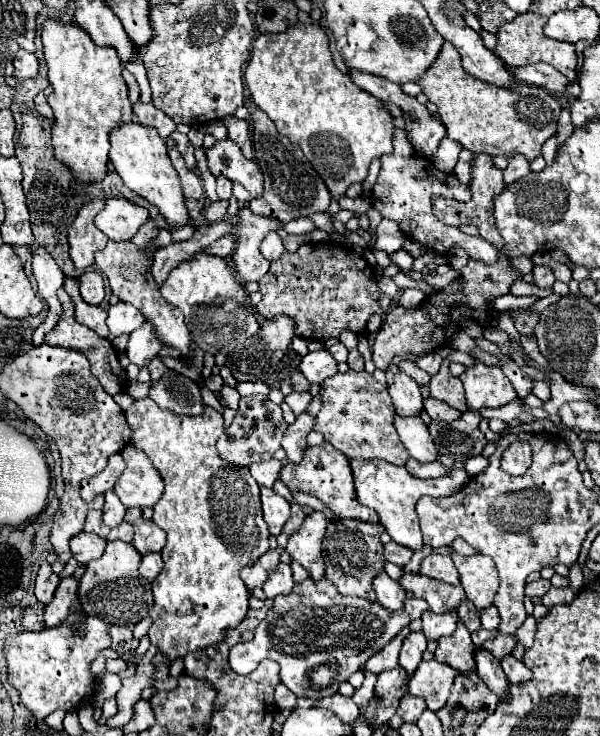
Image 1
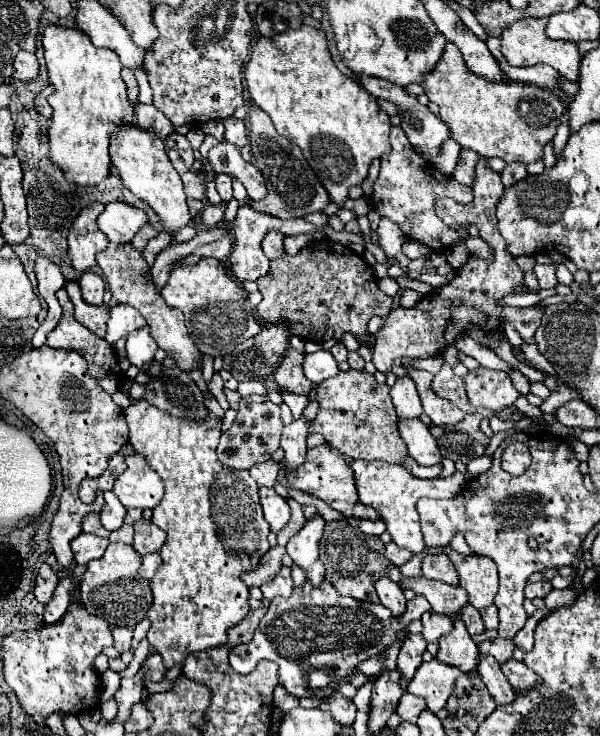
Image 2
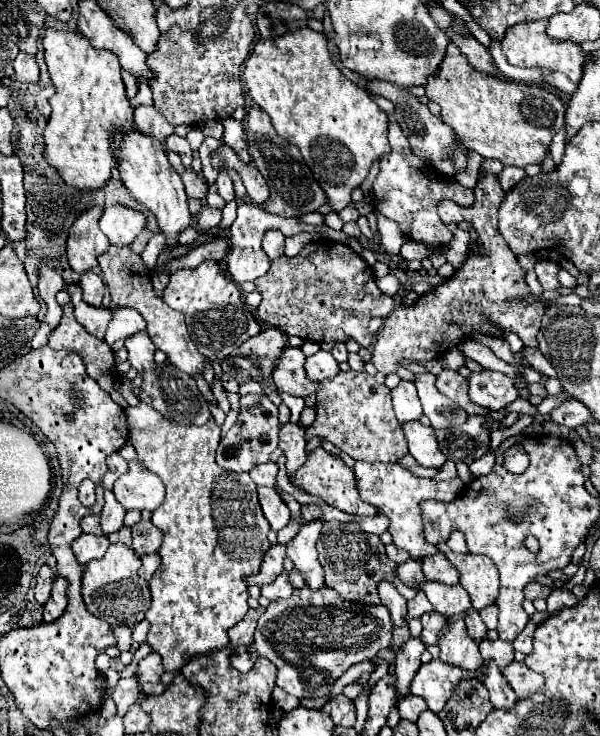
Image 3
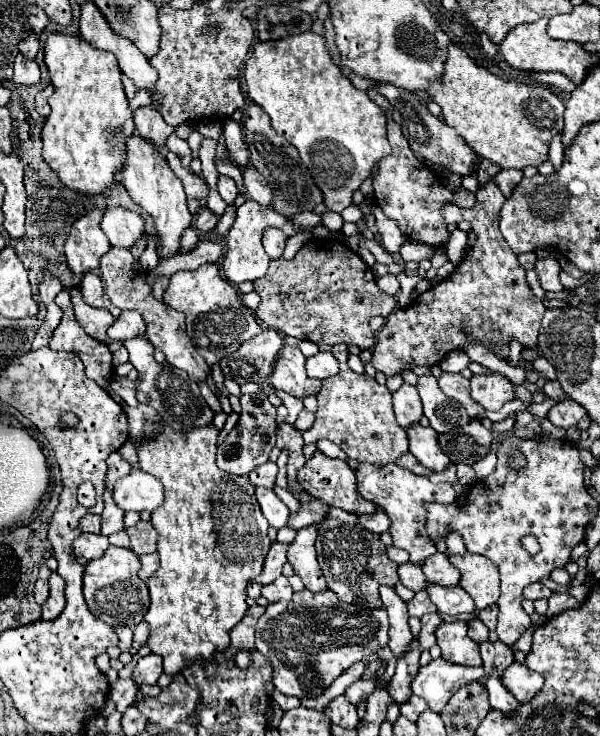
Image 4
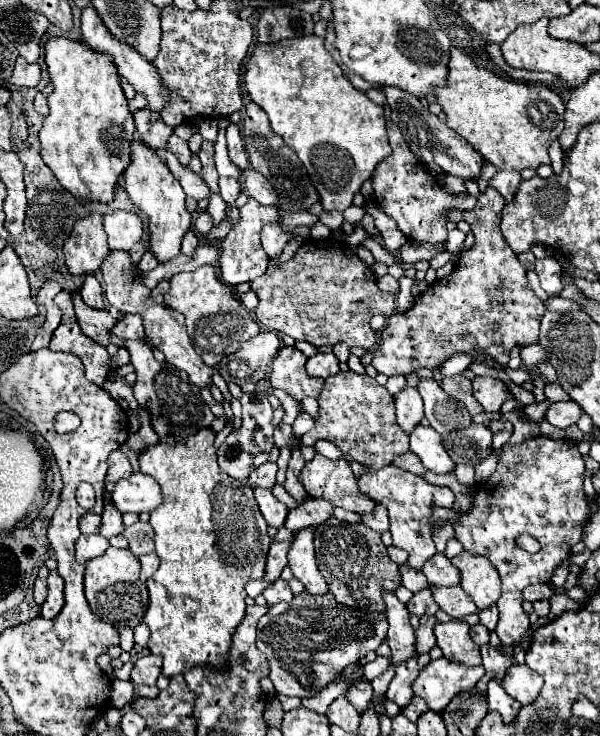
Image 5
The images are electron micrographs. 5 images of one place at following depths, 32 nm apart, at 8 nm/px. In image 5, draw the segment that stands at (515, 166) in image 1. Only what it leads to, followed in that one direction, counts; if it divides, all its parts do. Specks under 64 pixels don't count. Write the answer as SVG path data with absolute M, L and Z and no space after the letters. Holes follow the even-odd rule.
M498 172L490 180L490 186L494 186L504 196L504 200L510 202L514 192L516 192L516 188L518 188L518 184L520 184L520 180L522 180L520 172Z

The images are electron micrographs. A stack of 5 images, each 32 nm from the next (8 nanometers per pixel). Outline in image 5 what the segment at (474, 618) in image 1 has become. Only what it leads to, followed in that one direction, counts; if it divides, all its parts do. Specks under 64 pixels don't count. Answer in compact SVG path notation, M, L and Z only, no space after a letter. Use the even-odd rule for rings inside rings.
M478 622L478 624L474 624L474 626L470 626L470 638L472 638L478 646L488 644L488 636L490 636L488 628L484 628L480 622Z

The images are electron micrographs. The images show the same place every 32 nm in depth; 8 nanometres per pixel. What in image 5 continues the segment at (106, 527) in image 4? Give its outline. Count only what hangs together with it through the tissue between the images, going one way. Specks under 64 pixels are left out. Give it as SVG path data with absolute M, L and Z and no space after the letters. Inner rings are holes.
M106 494L104 498L106 506L102 512L102 526L100 526L100 534L104 538L110 538L114 534L122 534L124 532L124 524L122 524L122 512L118 512L118 508L112 504L110 494Z

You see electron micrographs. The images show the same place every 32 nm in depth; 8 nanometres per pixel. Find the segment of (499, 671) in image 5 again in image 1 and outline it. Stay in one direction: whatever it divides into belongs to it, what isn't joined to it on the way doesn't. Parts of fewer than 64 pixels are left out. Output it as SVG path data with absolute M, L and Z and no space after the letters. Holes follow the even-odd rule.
M496 634L494 638L488 638L488 642L482 644L482 648L490 650L498 660L510 654L514 646L516 646L516 636L500 636L500 634Z

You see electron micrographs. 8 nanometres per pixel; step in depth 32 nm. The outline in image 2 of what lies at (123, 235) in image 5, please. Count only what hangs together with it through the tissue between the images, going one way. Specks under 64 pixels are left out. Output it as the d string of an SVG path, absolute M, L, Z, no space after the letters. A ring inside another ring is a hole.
M116 200L106 204L104 212L98 216L96 222L110 242L124 244L124 242L130 242L134 234L148 222L148 216L142 208Z

